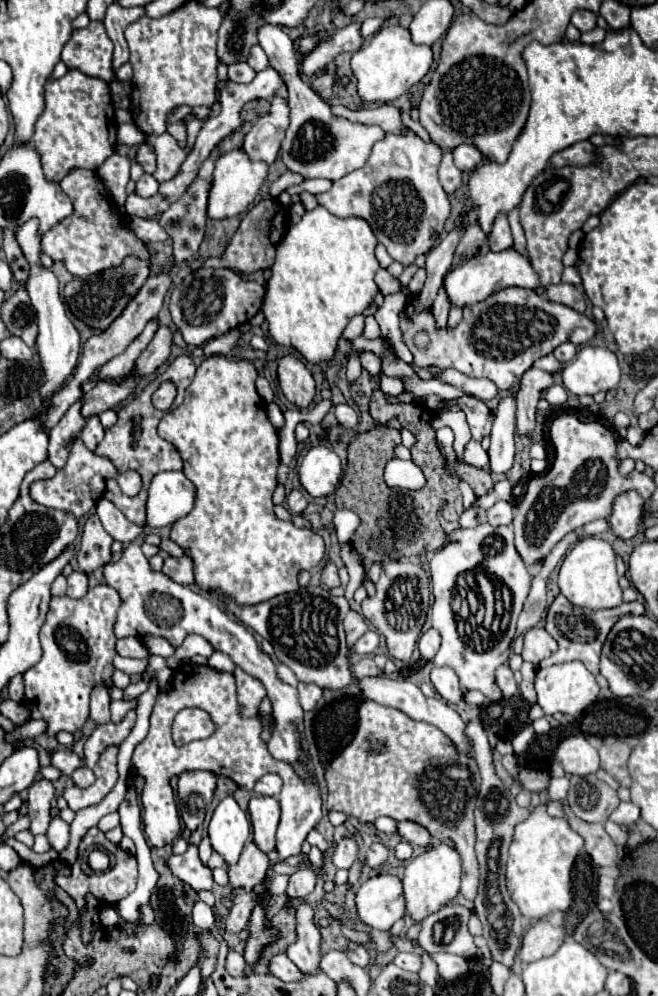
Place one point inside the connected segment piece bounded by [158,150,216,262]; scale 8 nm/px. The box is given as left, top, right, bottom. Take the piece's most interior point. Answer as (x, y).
(185, 220)

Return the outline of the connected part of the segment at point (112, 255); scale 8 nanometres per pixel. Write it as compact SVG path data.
M72 170L60 180L60 188L72 200L74 214L58 222L42 236L42 252L46 252L54 262L64 260L68 272L76 278L86 278L106 268L116 268L126 256L138 256L140 260L146 260L146 244L128 230L128 224L120 214L112 212L106 186L94 170Z

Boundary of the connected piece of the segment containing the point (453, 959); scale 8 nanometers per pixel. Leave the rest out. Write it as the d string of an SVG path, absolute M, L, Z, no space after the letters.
M434 954L434 960L438 964L438 970L440 970L440 976L446 978L446 980L454 980L462 974L468 972L468 962L466 958L462 956L454 956L454 954Z

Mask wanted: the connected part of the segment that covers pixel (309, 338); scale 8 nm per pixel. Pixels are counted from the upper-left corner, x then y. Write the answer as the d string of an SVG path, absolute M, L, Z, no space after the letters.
M322 206L306 212L304 218L298 224L290 226L286 232L284 240L278 244L276 260L270 266L272 276L266 284L266 298L262 304L270 336L280 346L296 348L312 364L332 360L350 318L362 314L374 302L378 292L374 282L374 274L380 268L374 256L376 244L376 236L372 234L368 222L362 218L338 218Z

